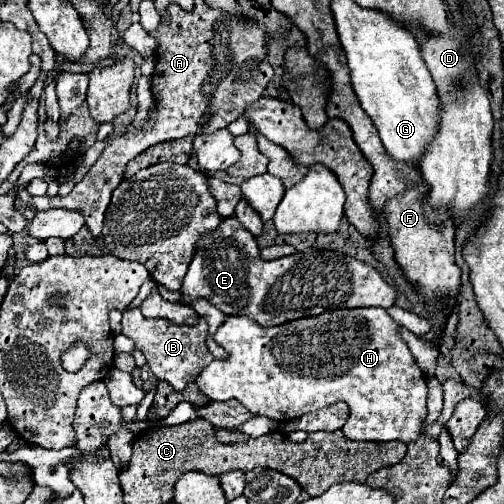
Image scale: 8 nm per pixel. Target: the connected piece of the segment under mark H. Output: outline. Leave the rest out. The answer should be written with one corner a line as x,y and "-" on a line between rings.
367,307
367,309
333,309
333,311
325,311
317,317
305,317
305,319
295,319
283,325
275,325
275,327
261,327
255,321
247,319
247,317
227,317
225,325
221,325
217,329
215,341
227,351
227,361
221,359
213,359
195,379
197,387
201,389
201,393
205,393
211,401
229,401
229,399
237,399
245,409
249,409
249,413
253,417
269,417
273,421
291,421
293,417
299,417
303,413
309,411
317,411
323,407
329,407
337,401
345,401
349,405
349,419
343,427
343,435
351,441
403,441
405,445
417,441
419,437
425,439
439,439
439,435
443,433
445,425
439,425
437,421
427,423
427,385
425,385
425,375
423,371
417,367
417,363
411,357
409,347
405,345
405,341
399,337
397,333
399,323
395,323
385,309
381,307

